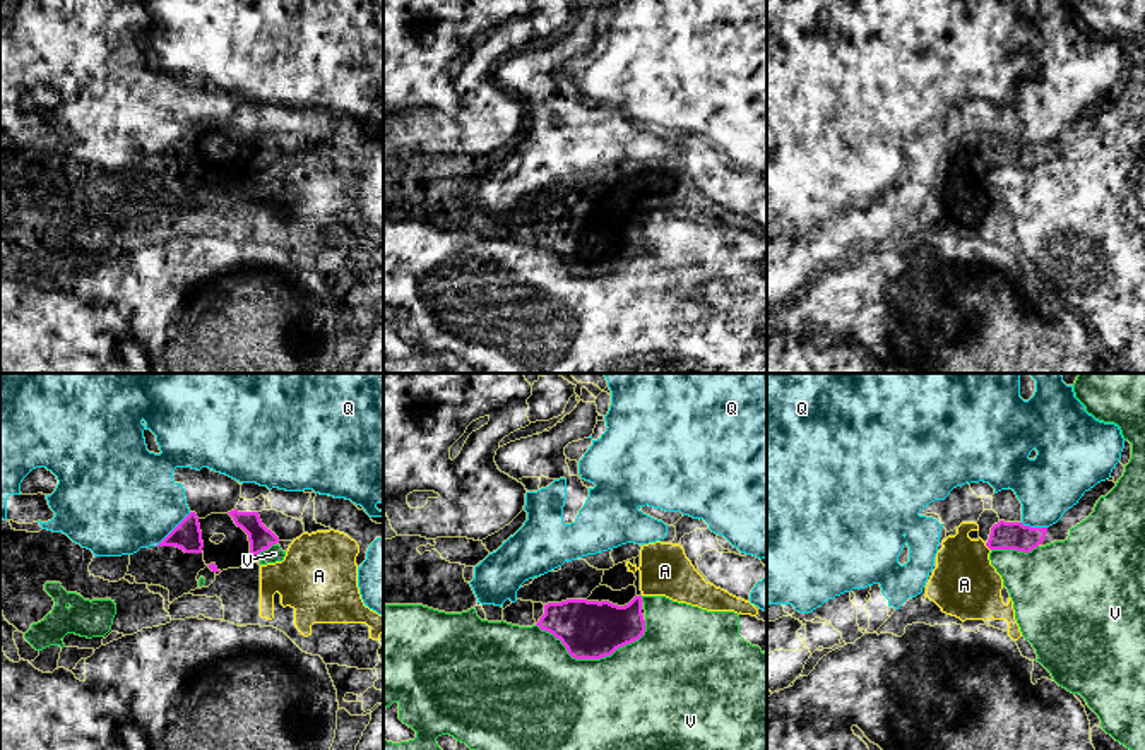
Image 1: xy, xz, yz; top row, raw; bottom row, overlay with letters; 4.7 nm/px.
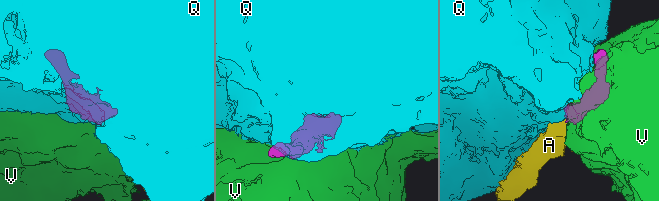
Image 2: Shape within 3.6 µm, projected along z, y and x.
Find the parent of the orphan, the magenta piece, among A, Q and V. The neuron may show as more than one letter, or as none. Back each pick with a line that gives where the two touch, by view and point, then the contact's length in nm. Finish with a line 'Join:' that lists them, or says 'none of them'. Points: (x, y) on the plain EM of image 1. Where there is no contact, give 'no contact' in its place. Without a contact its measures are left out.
A: yz (986, 161) | 50 nm
Join: A

